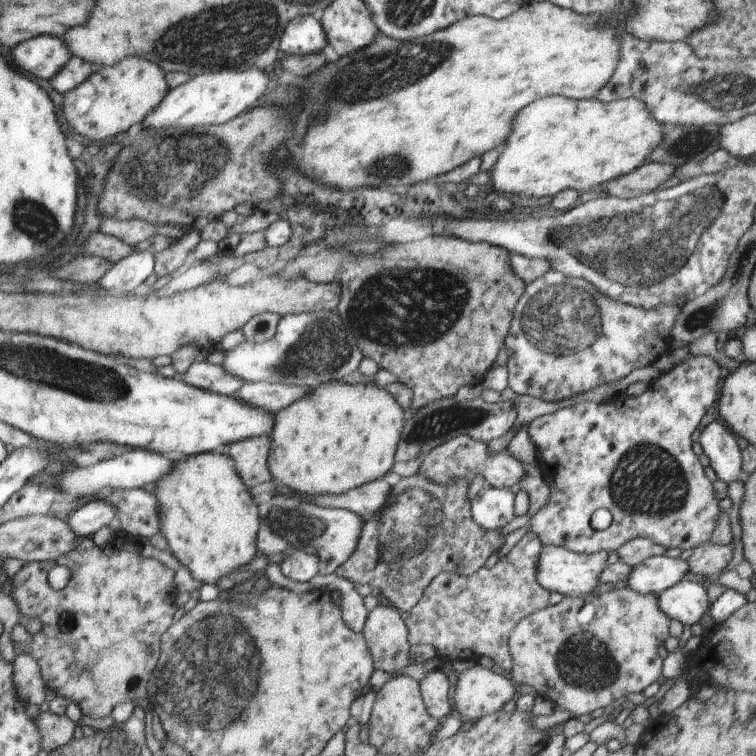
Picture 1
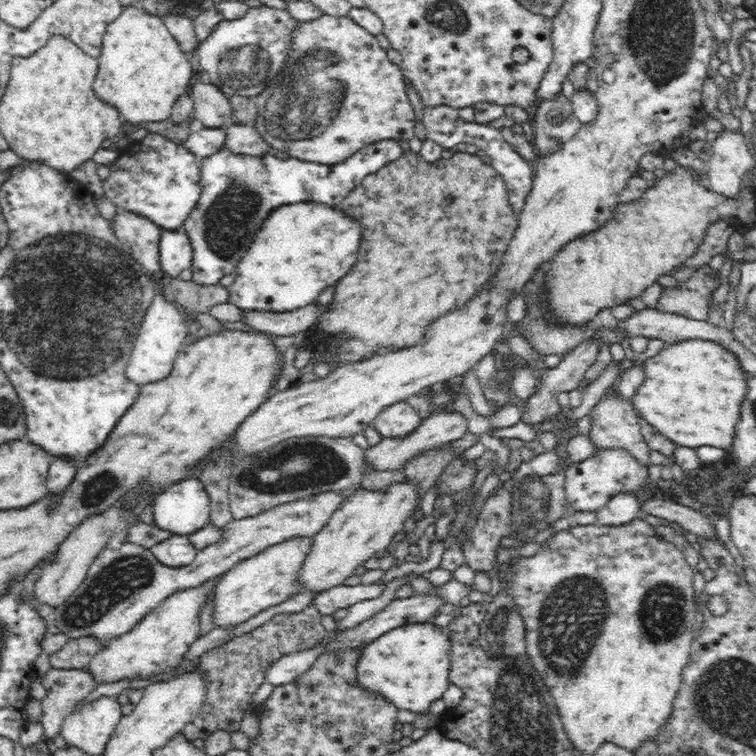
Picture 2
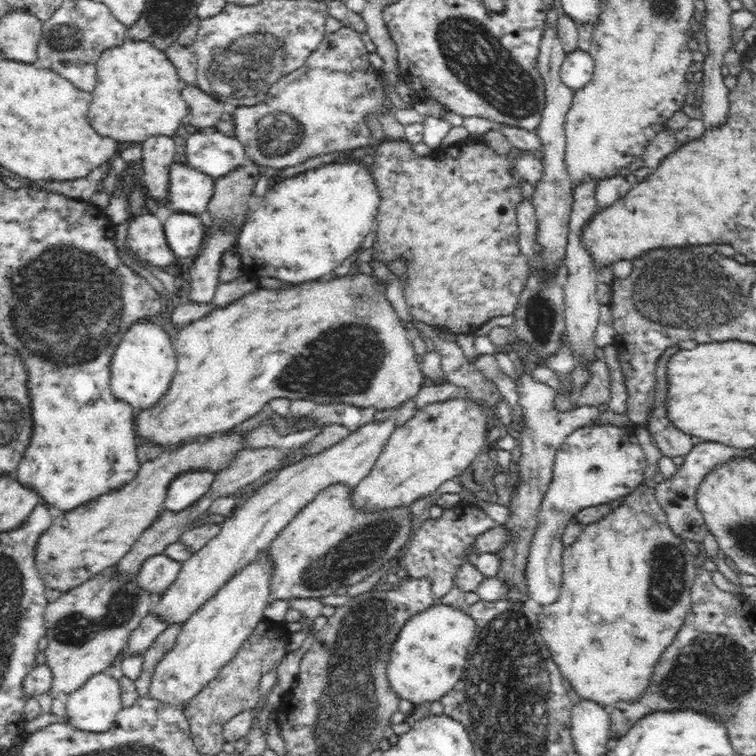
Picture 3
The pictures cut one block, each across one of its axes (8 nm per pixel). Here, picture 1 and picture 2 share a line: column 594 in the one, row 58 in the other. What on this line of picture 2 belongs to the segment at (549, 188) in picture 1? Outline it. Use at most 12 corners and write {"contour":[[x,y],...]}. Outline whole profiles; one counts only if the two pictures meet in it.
{"contour":[[137,4],[108,24],[93,84],[128,131],[170,119],[192,61]]}

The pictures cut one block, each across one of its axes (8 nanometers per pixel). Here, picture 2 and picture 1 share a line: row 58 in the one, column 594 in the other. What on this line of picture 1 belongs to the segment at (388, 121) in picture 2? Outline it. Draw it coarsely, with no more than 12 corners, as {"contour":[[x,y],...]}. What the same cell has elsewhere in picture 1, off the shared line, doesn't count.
{"contour":[[556,269],[525,285],[508,386],[546,402],[670,350],[645,309]]}

